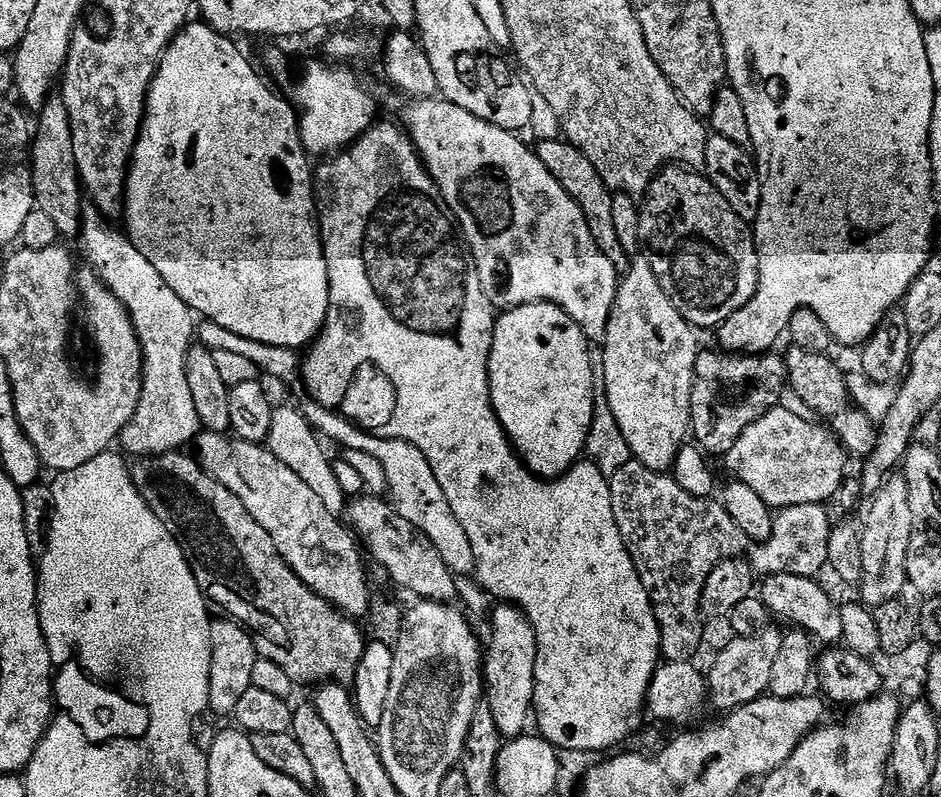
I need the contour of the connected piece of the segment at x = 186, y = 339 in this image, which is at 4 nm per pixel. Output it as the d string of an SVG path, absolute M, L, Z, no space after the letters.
M98 212L83 217L80 231L78 234L78 243L85 256L90 260L96 260L100 267L100 276L109 284L111 295L123 304L128 312L132 324L139 334L140 346L144 356L144 380L143 392L140 395L139 406L136 409L136 417L131 423L123 428L120 435L119 445L132 456L136 458L166 458L170 453L181 451L184 445L192 443L199 437L203 431L202 420L192 396L188 374L188 359L191 356L194 345L194 332L196 326L195 315L182 298L170 287L158 274L151 262L140 253L131 239L123 232L111 230L106 224L105 217Z

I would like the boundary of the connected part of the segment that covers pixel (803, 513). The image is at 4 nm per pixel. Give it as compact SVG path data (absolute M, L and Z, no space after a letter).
M823 504L783 509L778 516L778 529L775 529L771 540L766 547L753 547L751 559L757 565L765 564L769 573L789 572L792 575L819 577L819 572L829 567L831 557L830 538L834 521L828 510Z

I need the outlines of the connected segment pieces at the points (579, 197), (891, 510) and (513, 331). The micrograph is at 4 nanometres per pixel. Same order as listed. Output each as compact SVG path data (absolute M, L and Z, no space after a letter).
M562 140L541 141L537 145L536 151L542 158L543 164L558 178L560 185L567 190L569 196L579 202L584 215L593 221L592 225L596 234L596 245L599 246L600 252L606 254L606 258L613 263L617 275L627 275L631 264L631 257L629 252L624 251L620 240L621 233L616 227L615 221L613 221L615 197L611 196L608 190L609 185L603 178L600 170L580 148Z
M891 477L883 490L873 497L873 504L862 523L860 540L860 561L862 576L861 601L870 608L884 607L895 603L902 590L907 589L907 562L911 540L914 534L913 516L910 510L907 479Z
M524 304L521 308L514 308L503 313L504 316L495 321L492 333L492 354L488 360L488 381L492 395L492 408L508 439L512 441L517 453L525 464L541 478L559 478L569 471L585 455L588 447L588 437L592 435L596 416L596 392L598 396L598 372L592 369L592 348L590 338L580 328L578 322L570 314L562 311L557 304Z

